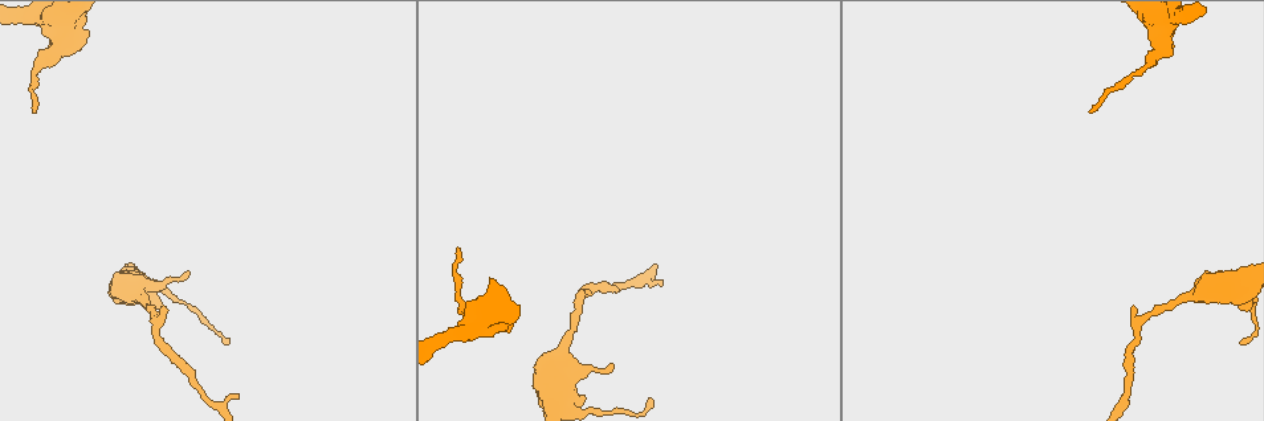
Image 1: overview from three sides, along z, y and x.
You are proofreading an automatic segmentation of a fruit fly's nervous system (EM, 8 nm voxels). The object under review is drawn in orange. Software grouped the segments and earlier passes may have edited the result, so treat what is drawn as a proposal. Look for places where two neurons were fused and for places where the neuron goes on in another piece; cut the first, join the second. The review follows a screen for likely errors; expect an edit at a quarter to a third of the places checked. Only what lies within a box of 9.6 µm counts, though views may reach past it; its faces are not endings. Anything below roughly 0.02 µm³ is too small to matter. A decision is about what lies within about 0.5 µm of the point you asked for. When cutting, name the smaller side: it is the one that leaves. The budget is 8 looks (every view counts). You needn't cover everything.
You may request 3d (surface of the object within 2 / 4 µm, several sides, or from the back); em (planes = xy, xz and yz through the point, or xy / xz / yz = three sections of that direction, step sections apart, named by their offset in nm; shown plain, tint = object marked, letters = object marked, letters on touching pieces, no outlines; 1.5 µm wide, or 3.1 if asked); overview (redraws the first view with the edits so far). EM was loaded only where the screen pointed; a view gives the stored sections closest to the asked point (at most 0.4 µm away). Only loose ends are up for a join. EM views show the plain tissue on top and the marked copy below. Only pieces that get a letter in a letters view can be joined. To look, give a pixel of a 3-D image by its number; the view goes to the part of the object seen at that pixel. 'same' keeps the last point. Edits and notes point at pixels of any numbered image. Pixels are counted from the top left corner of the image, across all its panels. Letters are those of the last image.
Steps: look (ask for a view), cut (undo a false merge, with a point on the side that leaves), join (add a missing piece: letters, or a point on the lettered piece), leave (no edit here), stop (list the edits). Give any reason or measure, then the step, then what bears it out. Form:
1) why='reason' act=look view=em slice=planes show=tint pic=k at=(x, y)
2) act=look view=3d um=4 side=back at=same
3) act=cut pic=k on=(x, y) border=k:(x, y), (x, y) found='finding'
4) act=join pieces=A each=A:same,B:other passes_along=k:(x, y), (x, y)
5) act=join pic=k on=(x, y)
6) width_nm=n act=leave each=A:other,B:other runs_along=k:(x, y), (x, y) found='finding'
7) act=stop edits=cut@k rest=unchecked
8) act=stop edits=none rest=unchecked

why='stops while still wide' act=look view=3d um=4 pic=1 at=(159, 301)

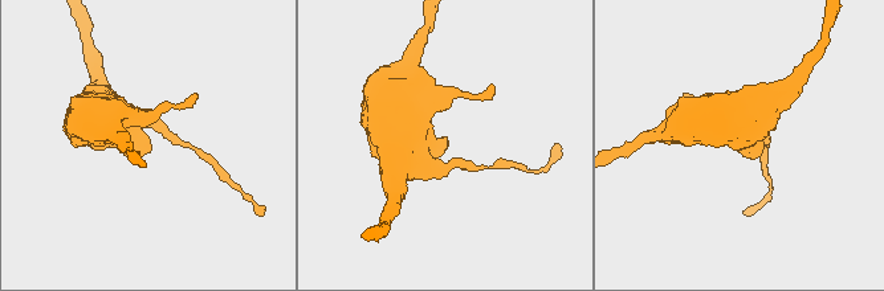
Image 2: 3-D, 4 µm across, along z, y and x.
act=look view=em slice=planes show=letters pic=2 at=(743, 151)

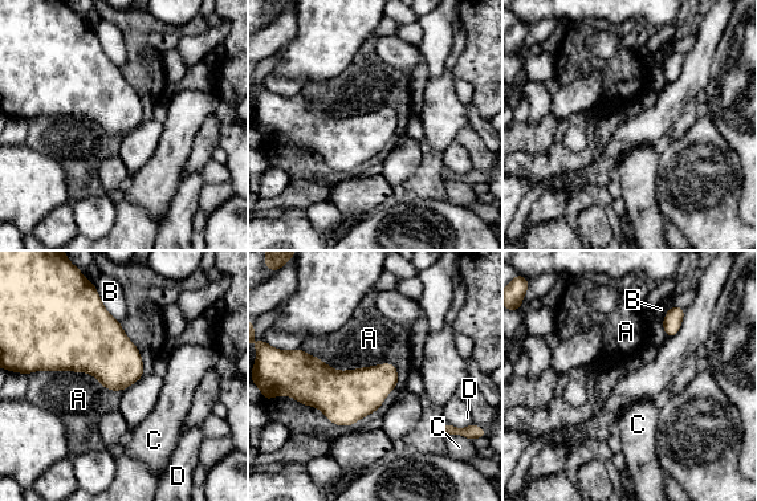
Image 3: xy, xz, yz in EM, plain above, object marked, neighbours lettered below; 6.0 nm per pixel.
act=leave each=A:other,B:other,C:other,D:other border=3:(300, 347), (391, 363), (397, 387) found='no lettered piece goes on from it'

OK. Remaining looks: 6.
why='an open end' act=look view=3d um=4 side=back pic=1 at=(236, 397)

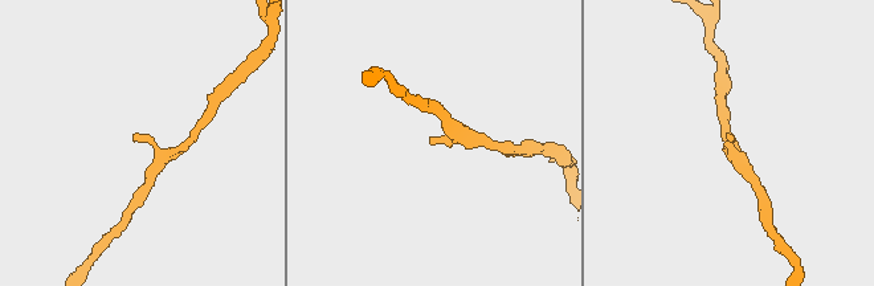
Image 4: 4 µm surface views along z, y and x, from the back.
why='need the tissue' act=look view=em slice=planes show=tint pic=4 at=(432, 141)

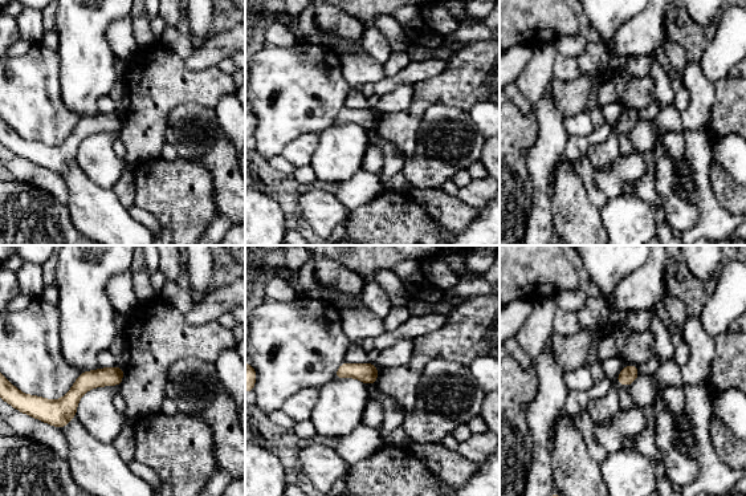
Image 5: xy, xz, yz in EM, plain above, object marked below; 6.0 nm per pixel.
why='see the neighbours' act=look view=em slice=planes show=letters at=same

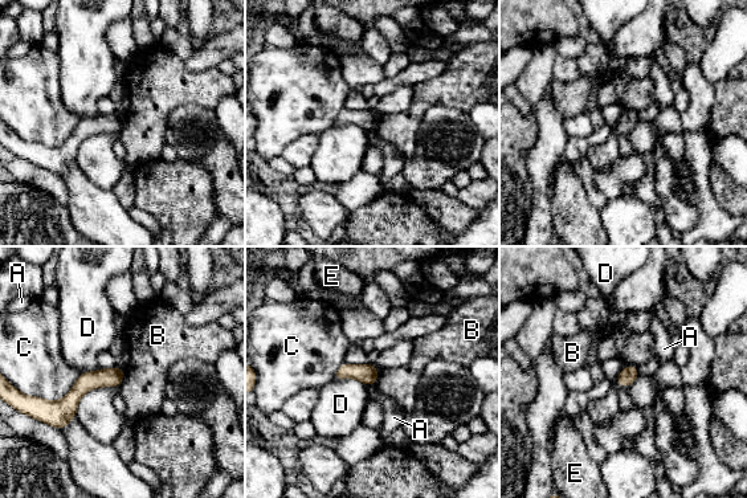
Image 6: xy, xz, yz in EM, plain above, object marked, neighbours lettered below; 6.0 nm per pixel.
width_nm=100 act=leave each=A:other,B:other,C:other,D:other,E:other border=6:(125, 370), (122, 383), (118, 387) found='none of them fits'

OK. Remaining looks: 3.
why='branch stops here' act=look view=3d um=4 side=back pic=1 at=(511, 329)

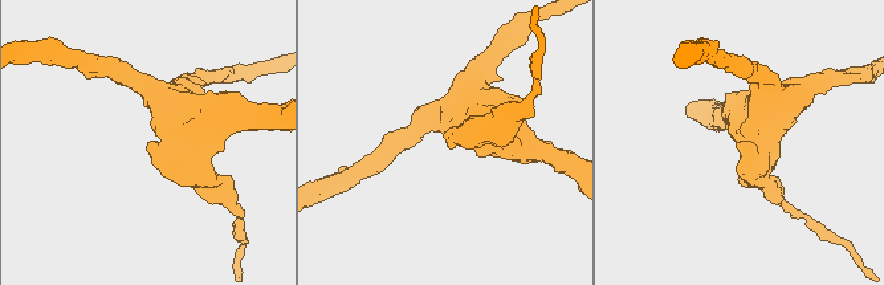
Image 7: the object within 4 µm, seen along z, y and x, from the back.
act=look view=em slice=planes show=letters pic=7 at=(448, 141)

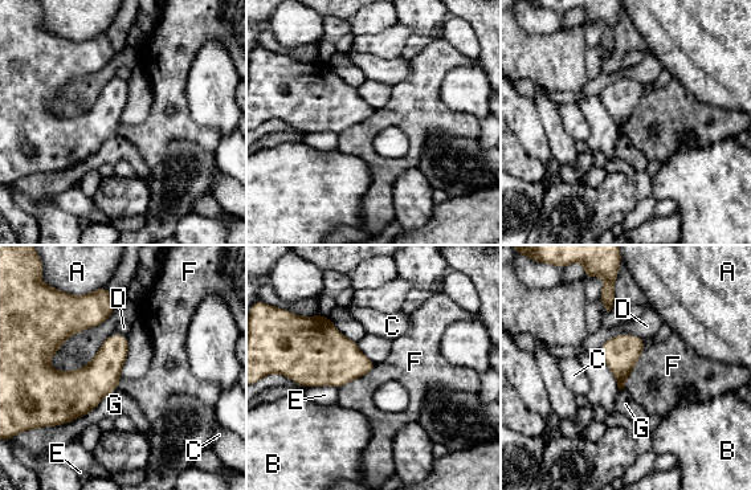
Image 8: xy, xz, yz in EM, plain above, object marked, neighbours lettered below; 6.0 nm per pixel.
longest_contact=G:400nm act=leave each=A:other,B:other,C:other,D:other,E:other,F:other,G:other border=8:(376, 364), (366, 374), (338, 388) found='none of them fits'

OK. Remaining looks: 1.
act=stop edits=none rest=unchecked

